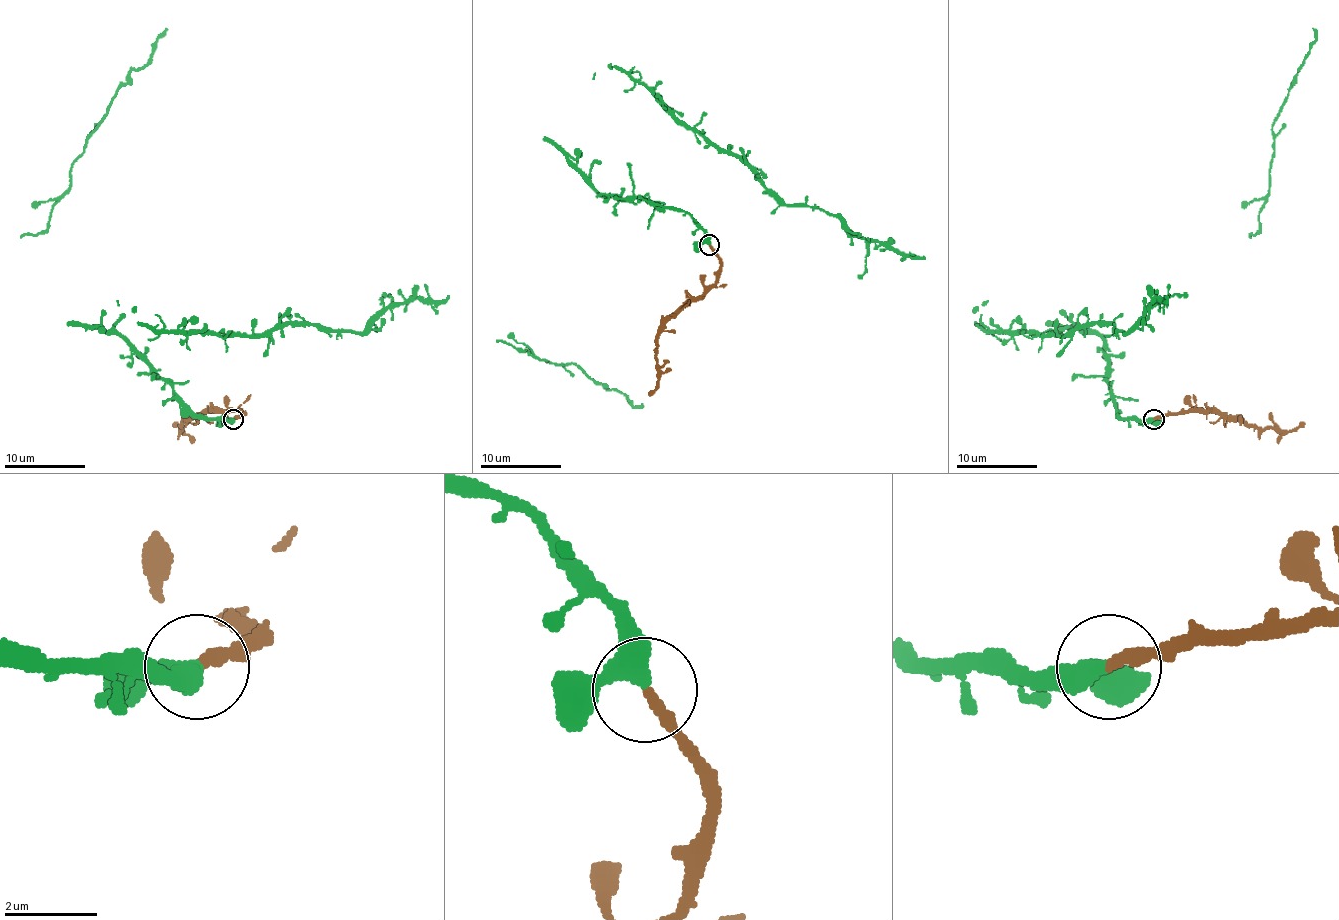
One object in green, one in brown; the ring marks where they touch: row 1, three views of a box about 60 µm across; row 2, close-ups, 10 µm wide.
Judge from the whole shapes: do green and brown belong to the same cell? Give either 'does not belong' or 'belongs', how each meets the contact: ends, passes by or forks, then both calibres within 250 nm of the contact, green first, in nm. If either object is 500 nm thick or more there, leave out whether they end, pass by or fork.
belongs; green passes by; brown ends; calibres 360 and 280 nm

